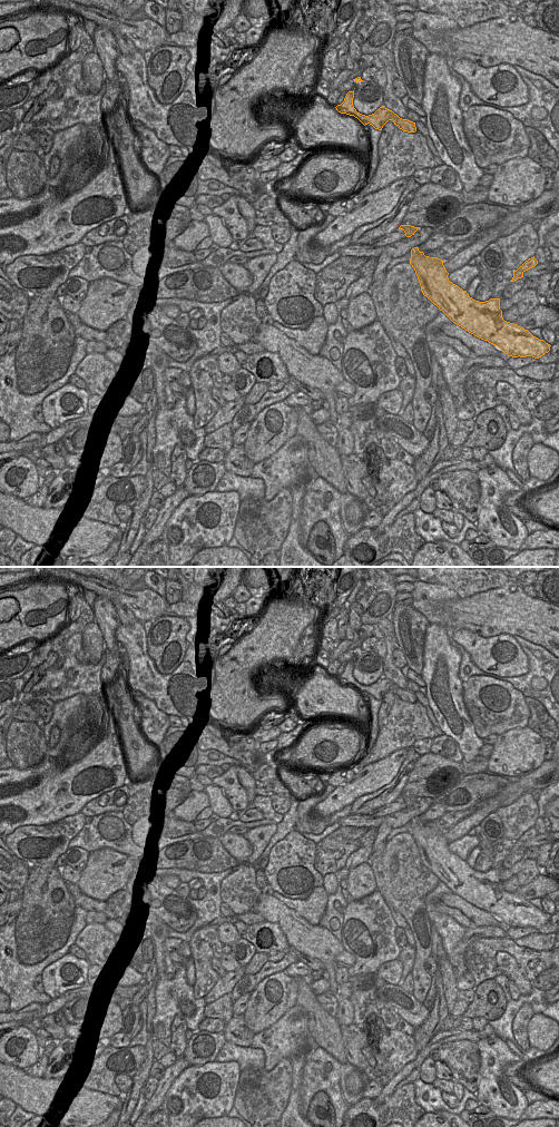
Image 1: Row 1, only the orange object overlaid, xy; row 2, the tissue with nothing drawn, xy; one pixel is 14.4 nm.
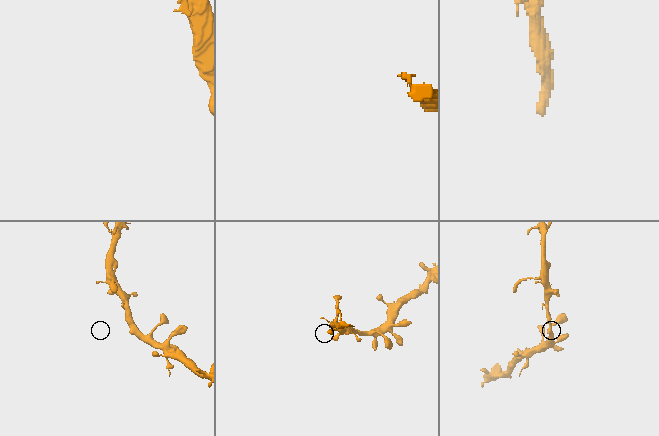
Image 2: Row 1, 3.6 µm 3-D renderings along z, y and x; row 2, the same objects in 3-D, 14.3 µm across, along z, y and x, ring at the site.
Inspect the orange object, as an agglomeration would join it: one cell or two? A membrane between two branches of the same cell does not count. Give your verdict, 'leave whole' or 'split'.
leave whole

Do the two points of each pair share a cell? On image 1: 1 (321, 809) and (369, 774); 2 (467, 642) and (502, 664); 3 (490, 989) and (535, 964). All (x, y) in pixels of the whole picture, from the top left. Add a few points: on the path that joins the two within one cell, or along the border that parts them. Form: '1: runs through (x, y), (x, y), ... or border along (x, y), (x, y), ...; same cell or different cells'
1: runs through (333, 803), (356, 786); same cell
2: runs through (476, 645), (493, 658); same cell
3: border along (493, 978), (488, 978), (476, 987); different cells

